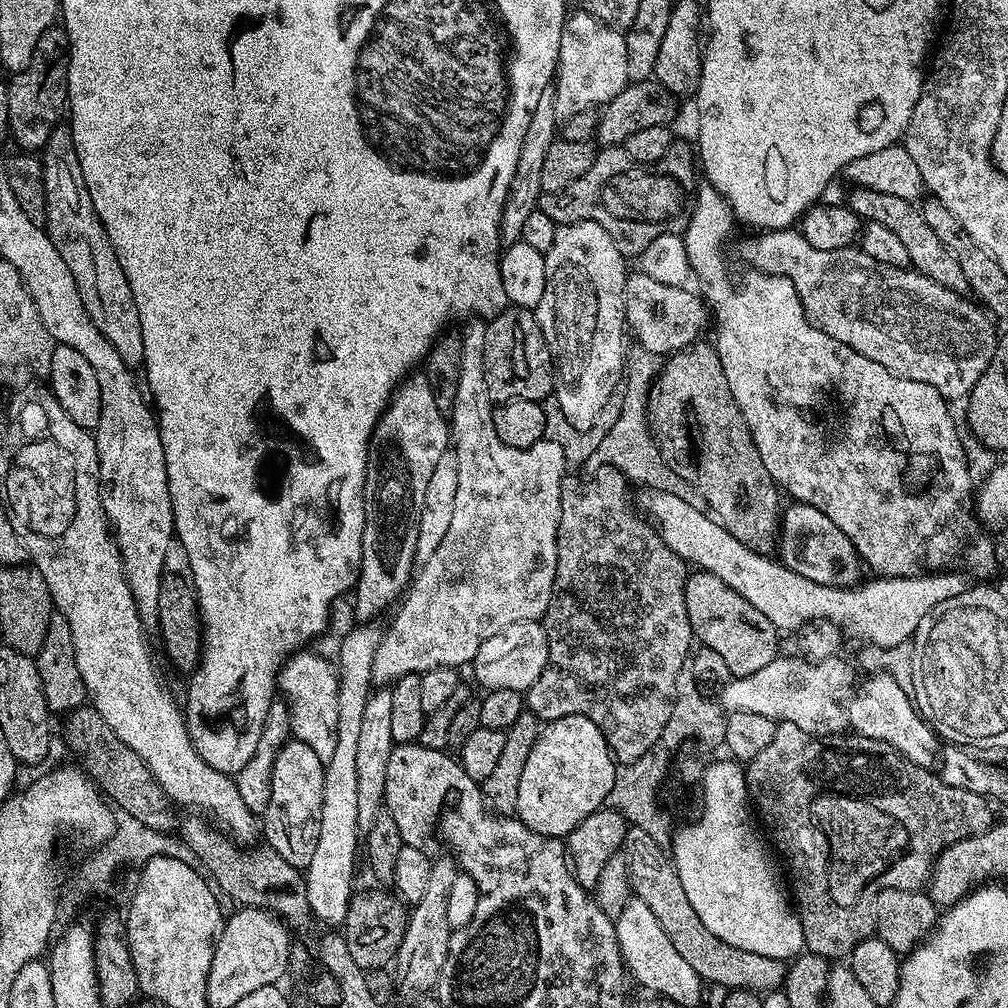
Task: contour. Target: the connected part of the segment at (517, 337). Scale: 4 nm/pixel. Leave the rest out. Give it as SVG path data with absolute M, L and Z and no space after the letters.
M508 306L487 323L483 366L486 370L487 396L494 404L512 400L542 402L553 393L552 355L531 309Z

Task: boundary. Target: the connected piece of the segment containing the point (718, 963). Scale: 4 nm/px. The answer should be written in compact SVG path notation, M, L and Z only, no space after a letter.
M629 827L624 839L623 853L628 858L630 878L635 899L646 902L654 910L658 922L666 930L666 934L678 946L678 950L694 966L705 985L717 984L723 990L747 988L757 994L767 994L784 987L785 961L778 958L766 958L762 954L750 954L750 950L738 950L738 946L730 946L730 942L722 942L694 914L694 906L686 898L686 890L682 890L682 882L678 878L676 861L672 859L669 849L659 844L655 835L642 829Z

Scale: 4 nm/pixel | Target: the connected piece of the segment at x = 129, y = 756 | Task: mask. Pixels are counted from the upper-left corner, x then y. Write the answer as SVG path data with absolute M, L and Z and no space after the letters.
M91 706L76 708L67 713L64 724L64 740L72 747L77 756L79 767L88 773L89 778L96 783L96 787L120 812L126 812L138 818L146 826L159 832L171 833L177 827L178 816L172 813L173 803L162 786L150 774L146 762L102 722L102 714L98 714Z

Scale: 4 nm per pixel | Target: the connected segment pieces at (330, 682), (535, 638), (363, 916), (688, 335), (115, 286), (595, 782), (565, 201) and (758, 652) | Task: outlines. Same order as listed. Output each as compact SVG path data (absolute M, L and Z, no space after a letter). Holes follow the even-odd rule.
M301 650L284 661L278 673L278 692L287 701L288 720L292 724L292 736L306 742L318 758L327 762L334 758L334 746L338 746L338 686L337 669L328 660L315 656L309 650Z
M523 620L506 626L494 638L486 638L473 658L470 671L476 675L476 680L489 692L496 690L514 690L527 693L528 688L542 674L548 665L548 639L544 633L543 623L534 620Z
M380 890L384 892L360 892L357 891L353 895L352 901L348 904L346 910L346 918L342 925L342 935L346 942L346 947L350 950L350 954L354 957L354 962L358 962L358 966L365 970L371 968L384 968L393 963L396 953L402 946L402 938L406 934L406 926L408 925L409 909L403 900L396 894L388 890Z
M645 272L629 273L624 291L624 316L635 341L646 350L661 356L671 355L695 343L707 326L711 325L711 311L707 301L697 292L680 285L666 286Z
M57 126L52 131L42 149L42 163L46 182L46 231L54 242L54 250L62 254L62 262L66 262L70 274L74 274L74 286L78 286L78 294L82 294L82 306L86 306L90 322L102 330L106 342L122 354L129 366L143 365L142 322L138 322L138 306L134 306L130 282L126 282L118 254L94 210L90 190L86 190L71 127Z
M567 716L549 720L541 727L540 737L522 769L515 815L538 834L566 838L582 818L605 807L605 800L615 786L616 767L602 730L590 718Z
M680 142L673 143L668 153L658 158L658 162L643 164L634 162L634 158L630 158L630 154L622 146L601 147L583 180L572 184L571 194L559 197L559 219L564 222L599 220L617 241L623 244L624 240L623 247L633 254L644 252L646 246L650 246L650 242L654 242L654 238L662 234L683 234L696 205L698 187L698 164L694 159L693 149L689 148ZM585 186L590 195L600 199L604 208L588 208L592 200L583 196ZM607 216L612 220L607 220Z
M693 571L684 584L685 608L688 622L692 627L693 637L703 647L715 650L725 660L726 666L730 666L730 674L733 678L758 674L758 670L770 666L778 655L776 649L776 636L778 630L758 610L758 606L752 606L722 578L718 578L709 572Z

